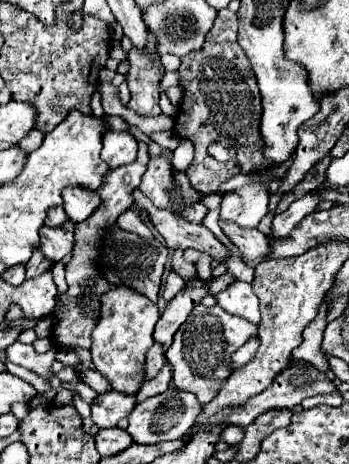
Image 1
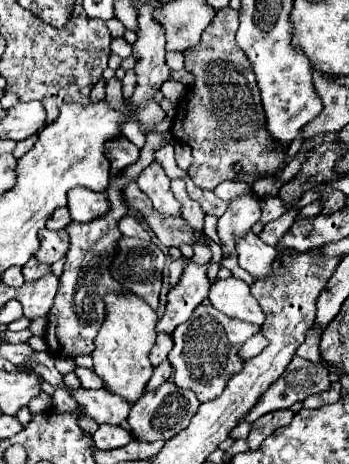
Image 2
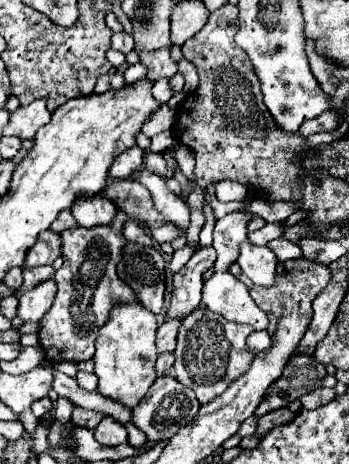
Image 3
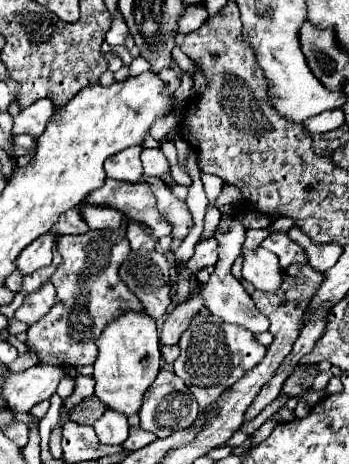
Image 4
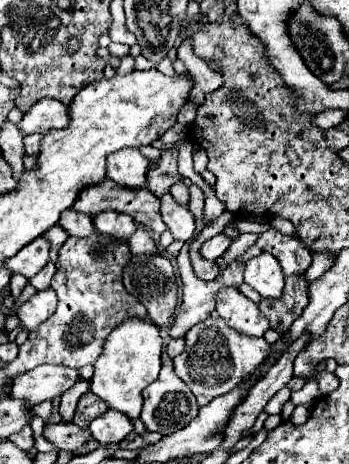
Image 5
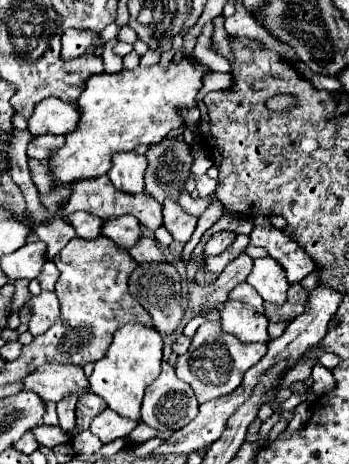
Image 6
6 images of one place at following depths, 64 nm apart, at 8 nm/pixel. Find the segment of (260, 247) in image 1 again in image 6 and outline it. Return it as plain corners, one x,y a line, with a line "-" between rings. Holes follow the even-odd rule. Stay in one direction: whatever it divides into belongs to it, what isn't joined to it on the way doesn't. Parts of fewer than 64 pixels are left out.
256,258
252,272
246,278
248,284
252,284
256,288
256,292
272,304
284,304
286,300
286,290
288,290
288,280
284,276
284,270
280,268
280,264
270,258

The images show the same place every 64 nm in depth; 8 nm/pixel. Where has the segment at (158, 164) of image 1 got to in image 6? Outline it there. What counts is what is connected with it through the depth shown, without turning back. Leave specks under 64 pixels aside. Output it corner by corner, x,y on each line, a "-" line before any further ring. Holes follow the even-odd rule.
170,198
164,200
164,228
174,236
174,240
186,244
196,230
196,218
182,210
180,204
172,202

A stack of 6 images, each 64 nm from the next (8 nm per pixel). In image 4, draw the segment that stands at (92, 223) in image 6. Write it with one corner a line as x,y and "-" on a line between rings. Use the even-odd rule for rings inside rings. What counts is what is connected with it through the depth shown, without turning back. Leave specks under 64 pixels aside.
68,210
64,212
58,222
54,224
54,232
56,234
80,234
80,232
88,232
90,228
84,224
84,220
80,220
80,214
76,210

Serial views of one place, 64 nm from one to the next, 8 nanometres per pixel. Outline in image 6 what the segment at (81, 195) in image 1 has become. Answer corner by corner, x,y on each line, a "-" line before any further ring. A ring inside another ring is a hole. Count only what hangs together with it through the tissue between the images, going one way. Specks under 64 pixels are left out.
126,214
118,218
106,218
102,222
102,234
106,234
116,244
120,244
120,248
130,250
132,244
136,244
136,238
140,238
142,228
134,216

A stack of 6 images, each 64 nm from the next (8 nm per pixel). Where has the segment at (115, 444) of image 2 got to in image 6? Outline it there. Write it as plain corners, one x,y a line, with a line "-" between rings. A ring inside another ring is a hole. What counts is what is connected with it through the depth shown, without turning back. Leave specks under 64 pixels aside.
104,410
90,424
90,432
94,436
98,436
100,442
104,442
104,444
108,444
116,438
126,438
134,428
136,428
134,420
128,420
112,410

